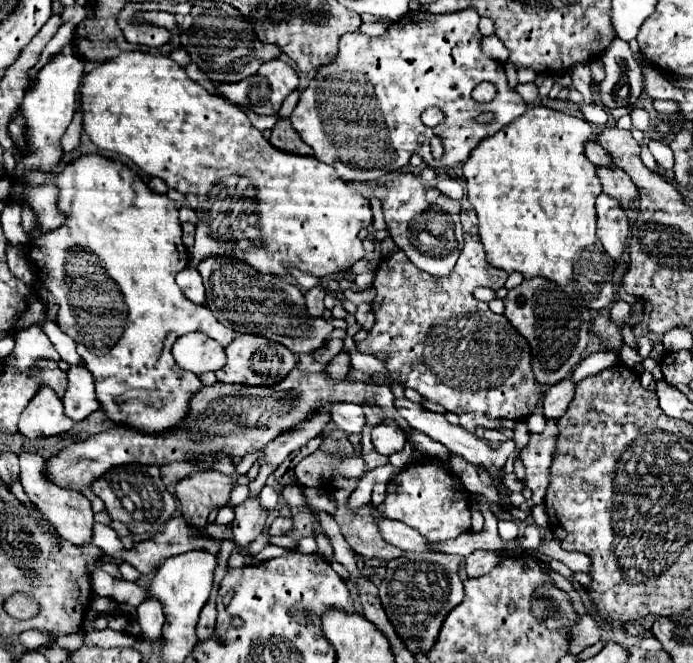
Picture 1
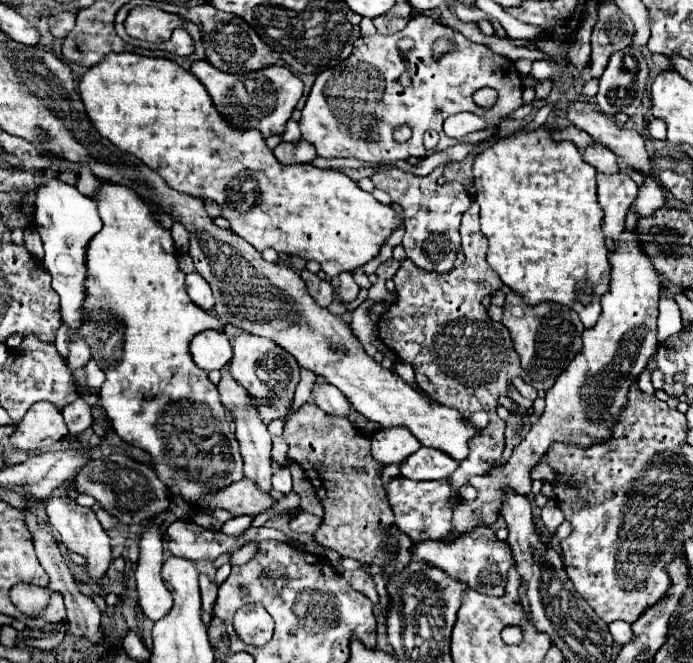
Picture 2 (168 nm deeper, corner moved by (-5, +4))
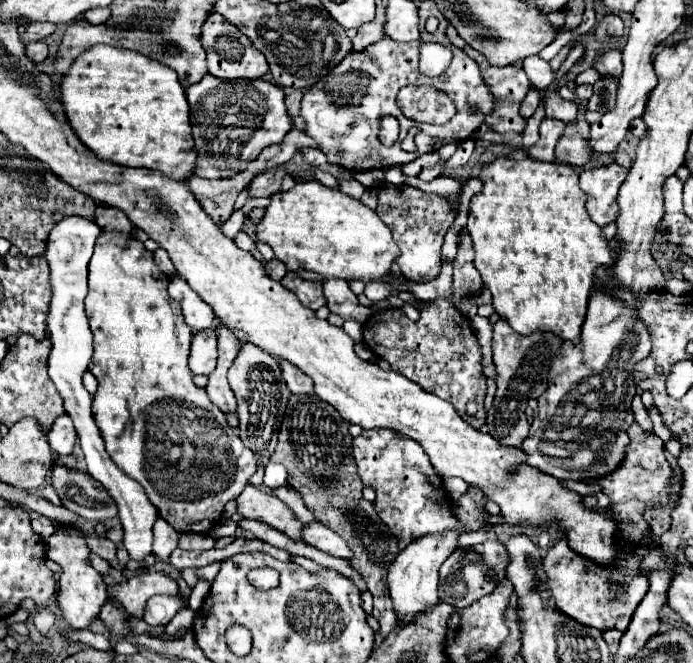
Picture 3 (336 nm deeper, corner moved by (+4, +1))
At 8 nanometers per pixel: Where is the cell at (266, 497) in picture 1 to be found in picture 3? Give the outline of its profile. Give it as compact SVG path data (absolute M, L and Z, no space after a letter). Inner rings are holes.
M269 462L267 466L265 466L265 486L267 488L279 488L279 486L283 486L285 482L287 482L287 470L285 470L285 466L281 466L281 464L273 464L273 462Z

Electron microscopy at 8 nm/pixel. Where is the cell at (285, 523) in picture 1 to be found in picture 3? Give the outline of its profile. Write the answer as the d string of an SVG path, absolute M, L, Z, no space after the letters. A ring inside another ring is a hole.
M311 522L305 526L305 542L309 542L311 546L315 546L315 548L331 554L331 556L337 556L343 560L353 558L353 552L347 546L347 542L341 536L337 536L331 528L327 528L319 522Z

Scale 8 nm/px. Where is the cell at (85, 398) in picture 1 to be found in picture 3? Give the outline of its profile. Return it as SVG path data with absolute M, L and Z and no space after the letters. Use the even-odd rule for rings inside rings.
M67 414L57 418L51 432L47 434L47 442L49 442L51 450L55 454L59 454L59 456L71 454L73 446L75 446L75 440L77 440L77 432L75 432L73 422L71 422L71 418Z

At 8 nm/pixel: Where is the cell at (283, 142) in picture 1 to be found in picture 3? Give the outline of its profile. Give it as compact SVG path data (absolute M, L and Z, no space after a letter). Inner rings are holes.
M273 168L273 170L267 170L265 174L255 176L249 186L249 196L251 198L269 198L269 194L275 194L279 190L283 176L285 176L283 168Z

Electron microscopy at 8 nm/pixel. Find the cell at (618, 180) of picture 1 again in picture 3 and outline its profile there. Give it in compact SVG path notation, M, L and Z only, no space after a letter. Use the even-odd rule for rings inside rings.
M581 100L577 118L573 122L565 124L565 132L555 146L555 158L559 162L583 166L585 162L591 160L591 154L587 148L587 136L589 136L589 122L585 118L587 103L588 100Z

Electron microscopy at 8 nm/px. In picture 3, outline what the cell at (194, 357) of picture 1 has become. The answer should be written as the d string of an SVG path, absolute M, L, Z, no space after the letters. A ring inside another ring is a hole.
M205 330L193 336L189 368L193 374L209 374L217 366L217 336L215 330Z

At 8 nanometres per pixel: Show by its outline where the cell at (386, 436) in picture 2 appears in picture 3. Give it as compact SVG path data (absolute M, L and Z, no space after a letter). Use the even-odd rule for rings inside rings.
M385 428L363 430L353 438L353 458L357 462L361 482L375 490L377 516L397 538L399 550L405 550L421 536L443 534L457 528L449 494L441 488L439 474L433 470L427 454L417 442Z

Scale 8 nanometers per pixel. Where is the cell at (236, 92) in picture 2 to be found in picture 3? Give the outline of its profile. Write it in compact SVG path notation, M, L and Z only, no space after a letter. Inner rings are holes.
M207 74L203 82L187 88L189 118L193 128L193 140L197 150L195 174L201 178L219 178L223 170L239 174L245 166L255 160L263 148L281 144L285 134L291 130L293 122L287 116L283 90L265 80L233 80L223 82ZM221 170L221 172L213 172Z

